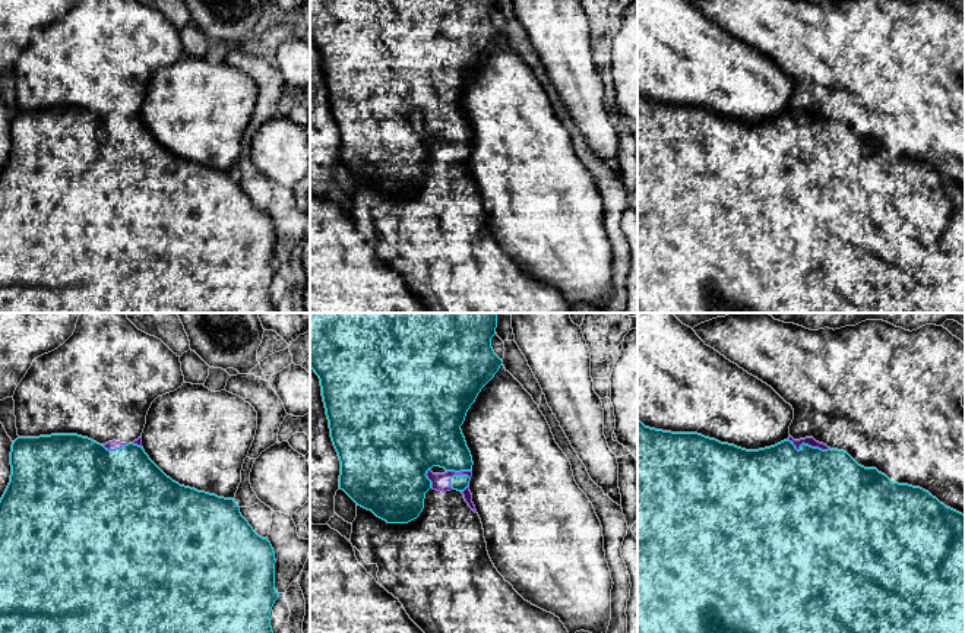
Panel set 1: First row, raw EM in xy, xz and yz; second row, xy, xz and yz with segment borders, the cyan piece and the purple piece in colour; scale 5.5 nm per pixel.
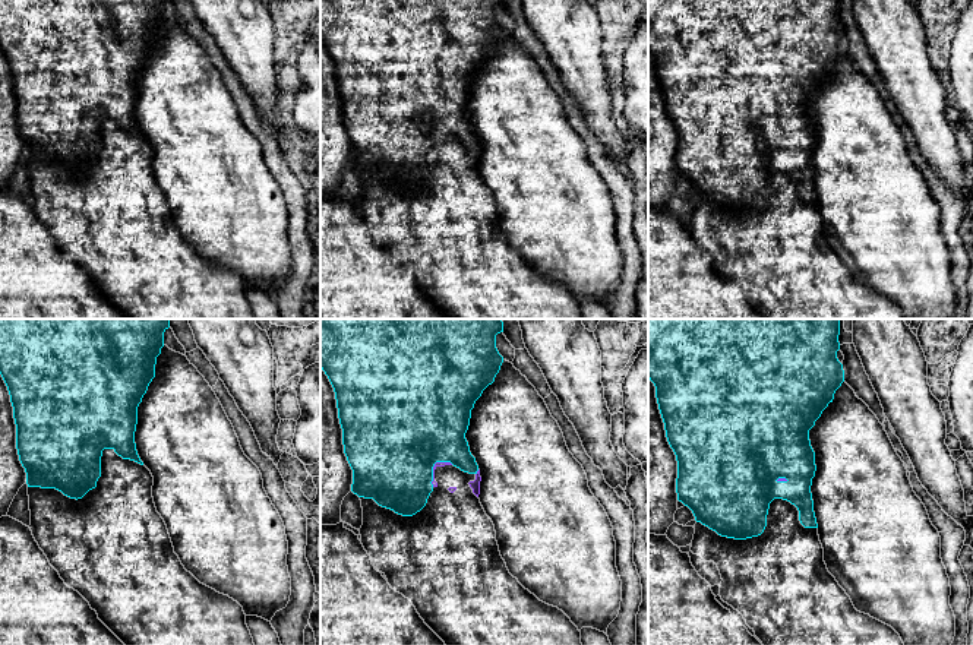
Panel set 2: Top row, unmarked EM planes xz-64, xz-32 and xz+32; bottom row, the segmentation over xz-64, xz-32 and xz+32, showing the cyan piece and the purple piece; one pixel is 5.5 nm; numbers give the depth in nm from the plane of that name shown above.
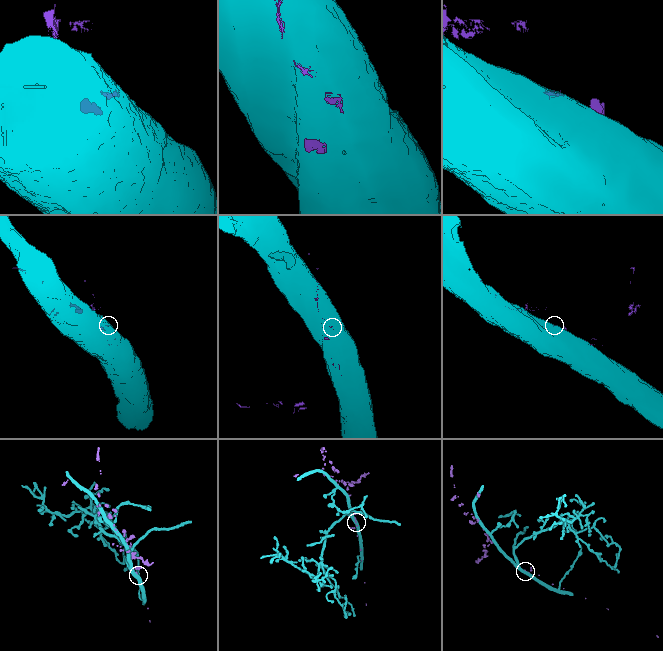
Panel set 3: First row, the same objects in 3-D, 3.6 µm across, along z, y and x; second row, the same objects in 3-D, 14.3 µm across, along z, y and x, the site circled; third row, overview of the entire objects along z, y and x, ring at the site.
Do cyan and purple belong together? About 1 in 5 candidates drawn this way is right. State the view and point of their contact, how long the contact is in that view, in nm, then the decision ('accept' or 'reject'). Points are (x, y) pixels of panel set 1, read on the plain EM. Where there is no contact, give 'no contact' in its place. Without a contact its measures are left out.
meets cyan in xz at (455, 148); contact 160 nm long; reject

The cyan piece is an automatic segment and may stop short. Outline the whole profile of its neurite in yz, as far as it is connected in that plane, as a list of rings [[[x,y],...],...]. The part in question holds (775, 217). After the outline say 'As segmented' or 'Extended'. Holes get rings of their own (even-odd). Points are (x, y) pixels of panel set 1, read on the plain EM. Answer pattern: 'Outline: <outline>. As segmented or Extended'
Outline: [[[637,92],[637,313],[965,313],[965,187],[962,187],[962,186],[959,186],[959,184],[956,184],[956,183],[953,183],[953,181],[950,181],[950,180],[946,180],[946,178],[945,178],[945,177],[943,177],[943,175],[940,175],[940,174],[939,174],[939,173],[937,173],[937,171],[936,171],[936,170],[933,170],[933,168],[931,168],[931,167],[930,167],[930,165],[928,165],[928,164],[926,164],[926,162],[923,162],[923,161],[920,161],[920,159],[912,159],[912,158],[908,158],[908,156],[898,156],[898,155],[893,155],[893,153],[890,153],[890,152],[889,152],[889,151],[888,151],[888,149],[886,149],[886,148],[885,148],[885,146],[882,146],[882,145],[879,145],[879,143],[877,143],[877,142],[876,142],[876,140],[864,140],[864,139],[861,139],[861,137],[858,137],[858,136],[857,136],[857,134],[855,134],[855,133],[854,133],[854,132],[852,132],[852,130],[851,130],[851,129],[849,129],[849,127],[848,127],[848,126],[847,126],[847,124],[844,124],[844,123],[838,123],[838,121],[828,121],[828,123],[822,123],[822,121],[819,121],[819,120],[811,120],[811,118],[809,118],[809,117],[804,117],[804,115],[803,115],[803,117],[801,117],[801,118],[800,118],[800,121],[798,121],[798,123],[797,123],[797,121],[795,121],[795,118],[794,118],[794,117],[792,117],[792,114],[790,114],[790,113],[784,113],[784,114],[781,114],[781,115],[778,115],[778,117],[775,117],[775,118],[771,118],[771,120],[765,120],[765,121],[759,121],[759,123],[746,123],[746,121],[741,121],[741,120],[737,120],[737,118],[734,118],[734,117],[728,117],[728,115],[721,115],[721,114],[718,114],[718,113],[715,113],[715,111],[709,111],[709,110],[705,110],[705,108],[702,108],[702,107],[697,107],[697,105],[671,105],[671,104],[662,104],[662,102],[655,102],[655,101],[649,101],[649,99],[645,99],[645,98],[643,98],[643,96],[642,96],[642,95],[640,95],[640,94],[639,94],[639,92]]]. As segmented

